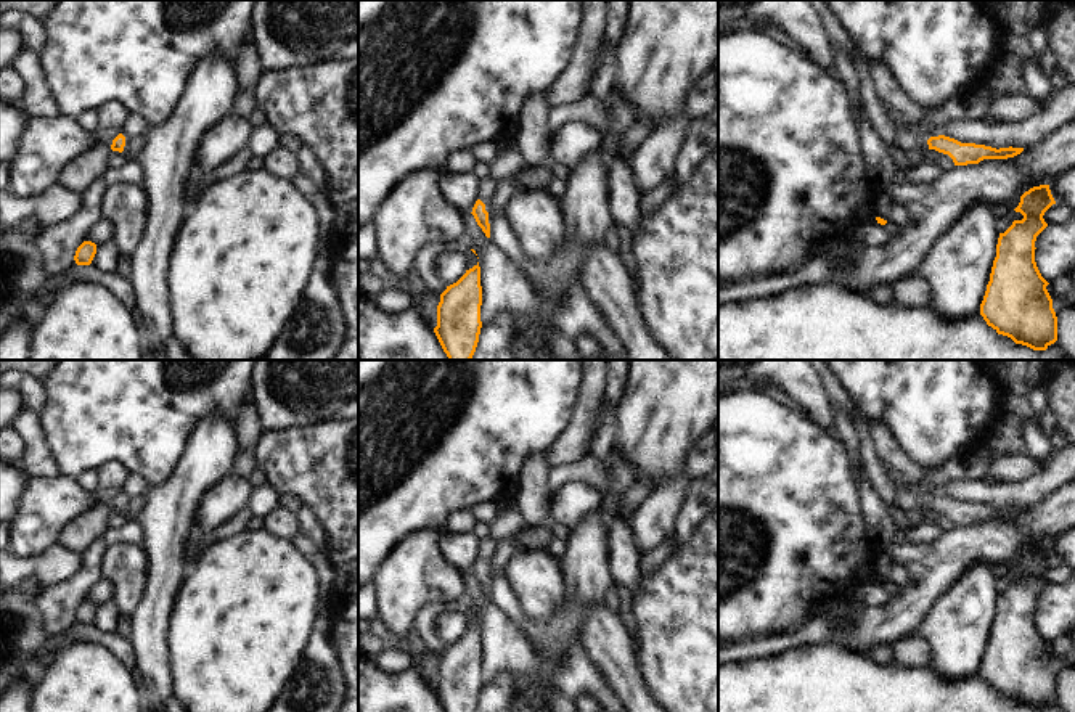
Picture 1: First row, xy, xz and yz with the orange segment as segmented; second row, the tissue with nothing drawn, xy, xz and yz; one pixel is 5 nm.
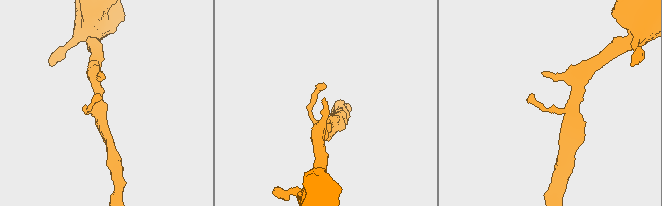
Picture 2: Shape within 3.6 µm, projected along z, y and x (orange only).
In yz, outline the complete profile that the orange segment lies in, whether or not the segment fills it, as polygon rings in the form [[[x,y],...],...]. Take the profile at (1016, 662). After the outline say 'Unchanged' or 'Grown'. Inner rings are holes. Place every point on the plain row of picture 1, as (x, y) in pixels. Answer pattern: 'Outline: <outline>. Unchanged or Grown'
Outline: [[[1049,545],[1033,546],[1020,556],[1014,571],[1020,572],[1024,579],[1014,580],[1004,593],[999,593],[990,641],[980,664],[980,675],[988,686],[1033,710],[1046,710],[1057,701],[1057,677],[1046,649],[1049,643],[1041,636],[1035,622],[1035,601],[1048,587],[1043,575],[1053,564],[1056,561]]]. Unchanged

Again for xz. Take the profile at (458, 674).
Outline: [[[479,622],[440,654],[434,693],[443,712],[476,712],[480,681],[482,646]]]. Unchanged

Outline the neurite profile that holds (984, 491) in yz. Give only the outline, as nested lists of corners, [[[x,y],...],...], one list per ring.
[[[1075,444],[1059,450],[1056,458],[1028,481],[1001,482],[990,477],[963,479],[948,484],[942,495],[961,503],[975,503],[991,508],[1027,508],[1049,493],[1059,490],[1064,484],[1075,479]]]

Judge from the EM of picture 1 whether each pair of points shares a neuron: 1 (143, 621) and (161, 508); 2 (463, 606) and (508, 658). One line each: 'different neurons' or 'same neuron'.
1: same neuron
2: different neurons

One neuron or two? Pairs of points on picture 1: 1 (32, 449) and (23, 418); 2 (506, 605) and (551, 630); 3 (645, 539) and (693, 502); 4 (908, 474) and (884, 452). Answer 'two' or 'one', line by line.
1: one
2: one
3: two
4: one

